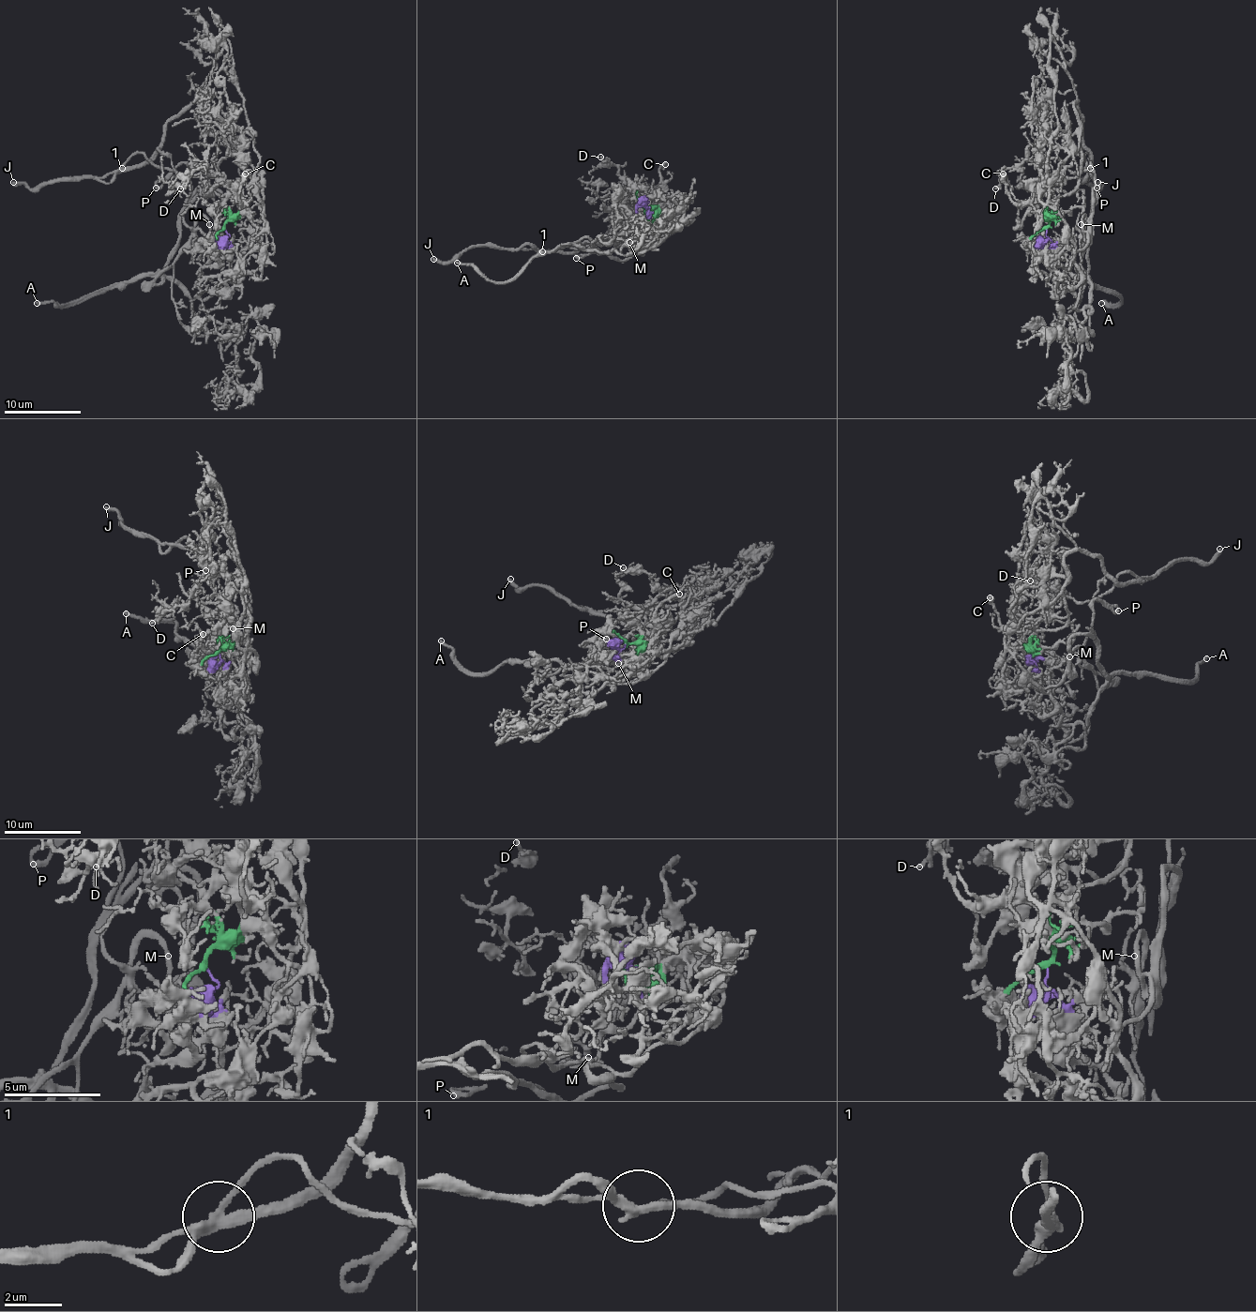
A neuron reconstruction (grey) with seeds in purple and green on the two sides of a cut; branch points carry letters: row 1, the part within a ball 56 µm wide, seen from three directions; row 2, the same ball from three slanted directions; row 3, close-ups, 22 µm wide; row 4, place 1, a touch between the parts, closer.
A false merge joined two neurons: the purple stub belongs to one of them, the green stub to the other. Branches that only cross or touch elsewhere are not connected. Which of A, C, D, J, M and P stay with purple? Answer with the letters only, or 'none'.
A, M, P

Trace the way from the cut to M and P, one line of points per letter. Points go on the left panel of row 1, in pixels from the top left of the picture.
M: (224, 230), (230, 259), (232, 251), (209, 224)
P: (224, 230), (230, 259), (230, 249), (219, 230), (220, 194), (193, 189), (184, 163), (155, 188)

